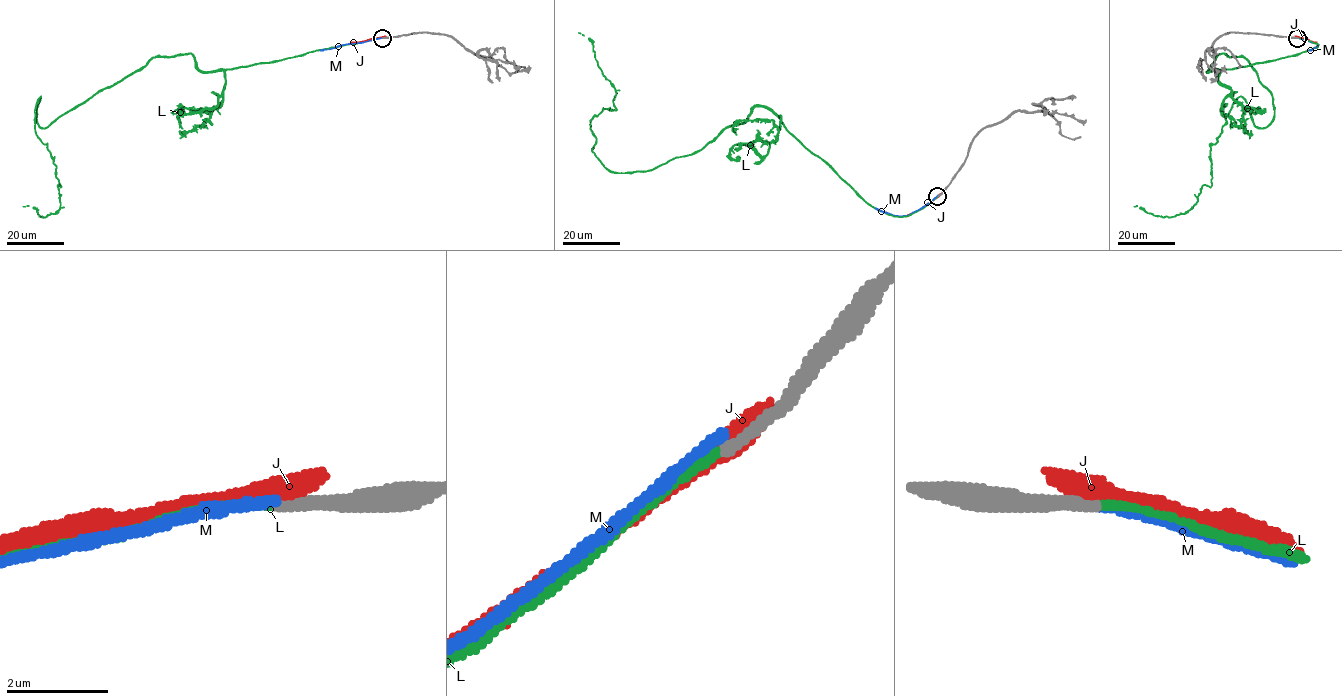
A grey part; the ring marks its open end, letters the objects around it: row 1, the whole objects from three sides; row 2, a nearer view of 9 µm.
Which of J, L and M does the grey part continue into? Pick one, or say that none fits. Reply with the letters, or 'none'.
L

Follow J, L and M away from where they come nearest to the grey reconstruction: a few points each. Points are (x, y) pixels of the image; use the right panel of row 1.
J: (1297, 37), (1317, 42)
L: (1297, 38), (1317, 46), (1216, 57), (1251, 65), (1273, 120), (1241, 96), (1197, 202), (1134, 206)
M: (1297, 38), (1317, 43), (1309, 50)

